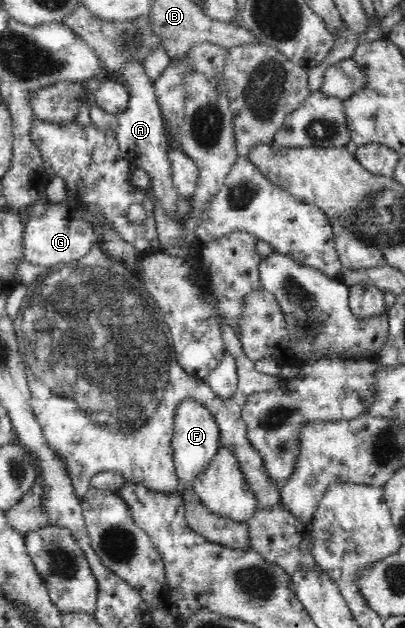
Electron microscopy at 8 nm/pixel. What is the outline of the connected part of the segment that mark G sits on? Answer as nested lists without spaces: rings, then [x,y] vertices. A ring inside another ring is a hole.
[[[50,204],[42,217],[28,216],[24,222],[24,259],[44,269],[78,262],[90,253],[100,239],[90,220],[74,216],[71,208],[65,205]]]

